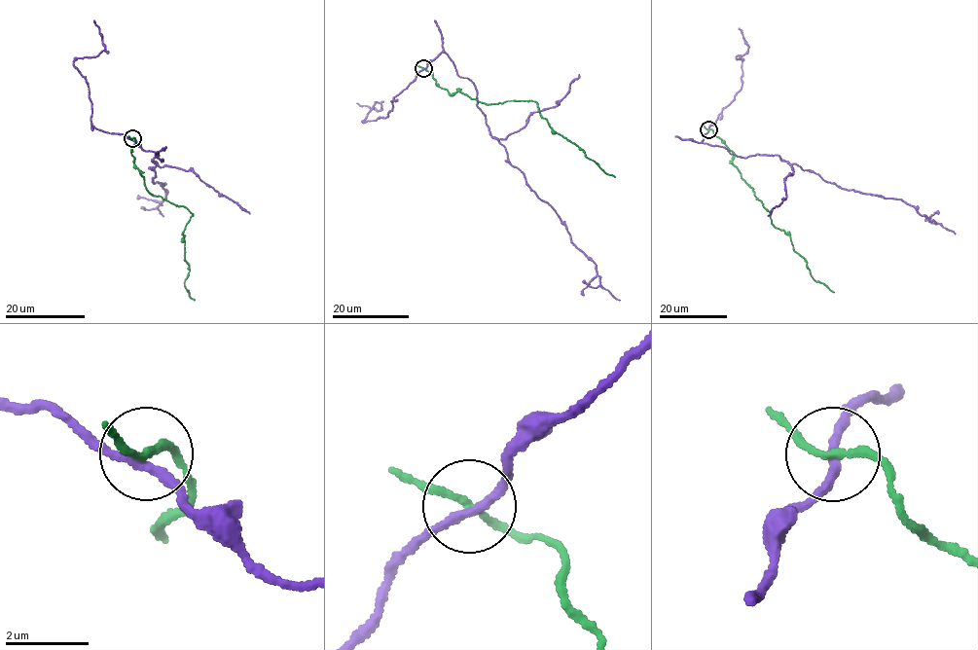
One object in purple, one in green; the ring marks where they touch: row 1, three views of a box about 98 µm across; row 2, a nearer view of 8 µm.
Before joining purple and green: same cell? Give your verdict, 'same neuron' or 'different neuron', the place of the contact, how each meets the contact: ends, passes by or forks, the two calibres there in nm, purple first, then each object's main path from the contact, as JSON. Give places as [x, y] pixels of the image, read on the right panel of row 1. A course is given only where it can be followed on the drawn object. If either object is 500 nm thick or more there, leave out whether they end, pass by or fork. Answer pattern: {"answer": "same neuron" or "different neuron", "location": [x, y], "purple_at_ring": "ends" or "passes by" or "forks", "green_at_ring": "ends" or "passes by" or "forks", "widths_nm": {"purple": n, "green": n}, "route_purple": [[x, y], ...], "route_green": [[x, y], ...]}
{"answer": "different neuron", "location": [708, 129], "purple_at_ring": "passes by", "green_at_ring": "passes by", "widths_nm": {"purple": 200, "green": 150}, "route_purple": [[708, 129], [702, 142], [724, 147], [744, 158], [777, 155], [843, 189], [901, 198], [956, 234]], "route_green": [[708, 129], [734, 154], [733, 164], [774, 226], [789, 235], [811, 276], [834, 292]]}

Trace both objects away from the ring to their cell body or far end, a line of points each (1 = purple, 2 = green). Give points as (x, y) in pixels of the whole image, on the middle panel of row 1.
1: (424, 68), (445, 53), (472, 81), (509, 163), (620, 300)
2: (424, 68), (451, 94), (461, 91), (483, 102), (534, 101), (549, 126), (614, 177)

